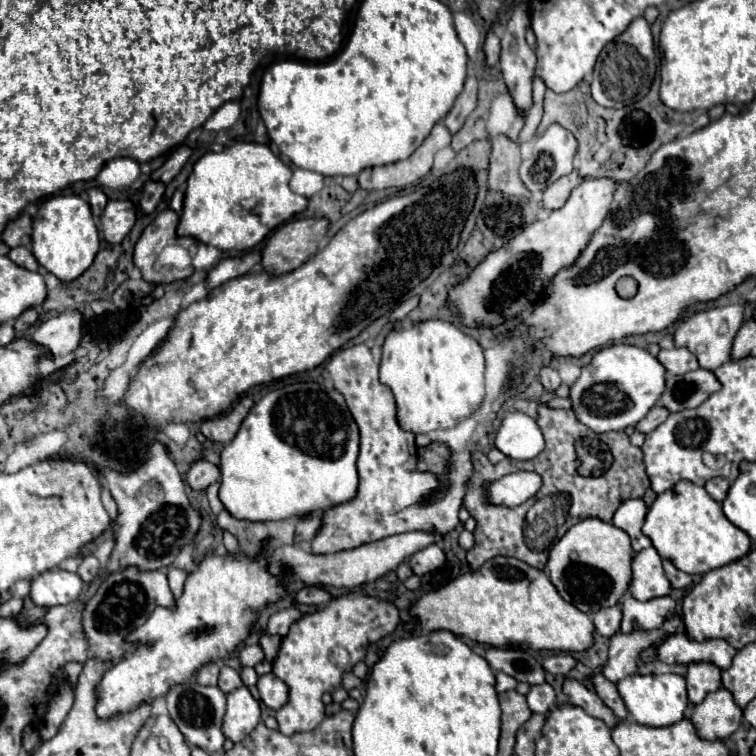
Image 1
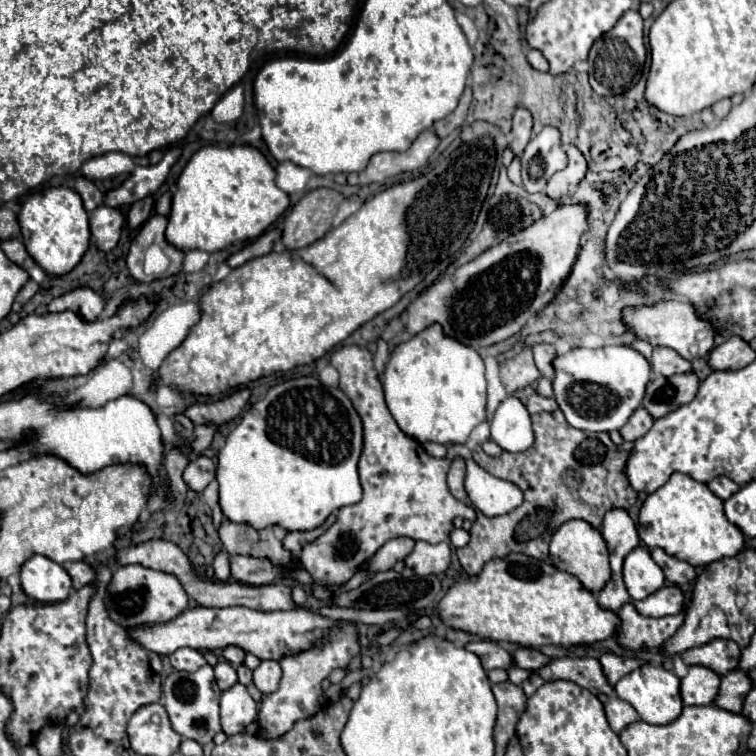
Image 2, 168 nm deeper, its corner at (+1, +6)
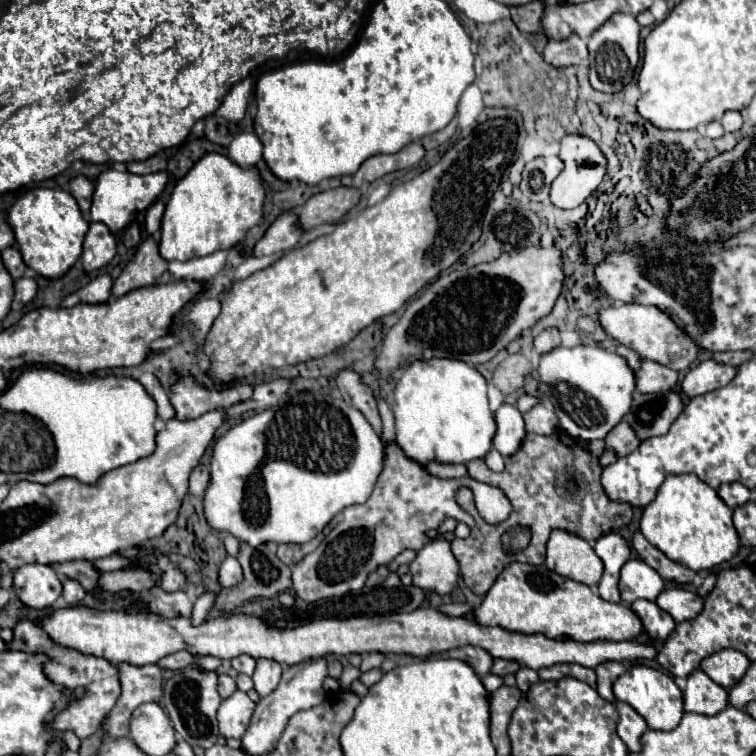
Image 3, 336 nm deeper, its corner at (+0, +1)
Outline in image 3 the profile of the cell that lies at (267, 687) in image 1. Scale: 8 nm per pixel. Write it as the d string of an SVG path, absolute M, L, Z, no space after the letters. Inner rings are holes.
M256 659L256 669L252 675L254 689L258 691L260 697L272 693L282 677L282 665L272 661L272 659Z

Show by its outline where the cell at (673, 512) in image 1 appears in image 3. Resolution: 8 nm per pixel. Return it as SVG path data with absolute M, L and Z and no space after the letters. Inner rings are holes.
M696 475L668 477L658 489L656 499L644 509L640 531L668 559L692 571L718 567L730 561L740 549L740 539L732 525L732 509Z

